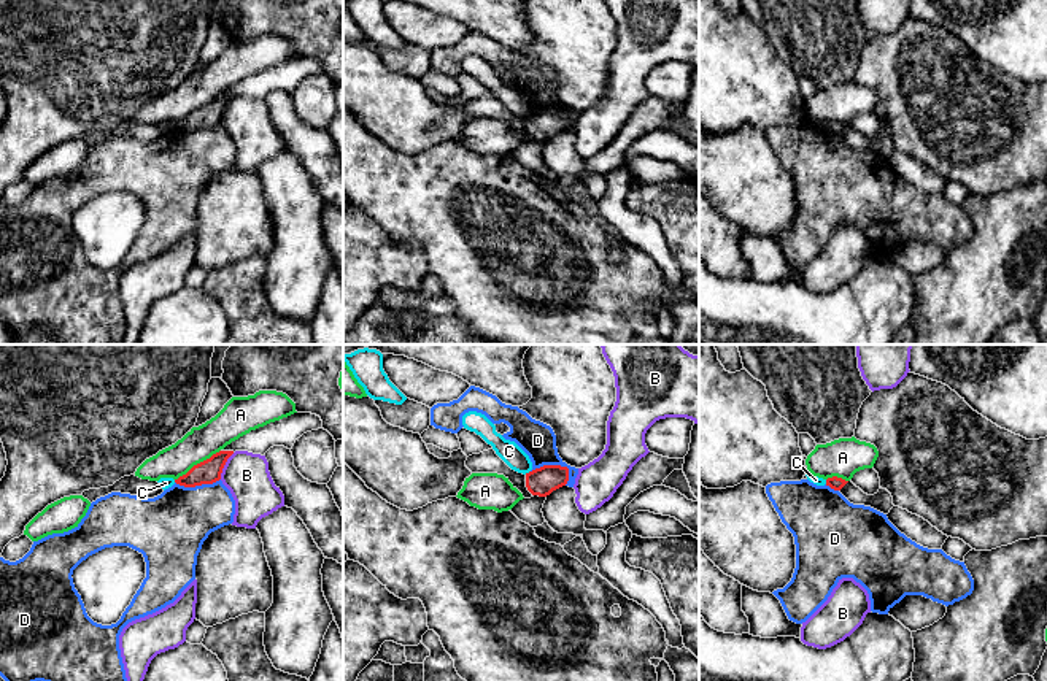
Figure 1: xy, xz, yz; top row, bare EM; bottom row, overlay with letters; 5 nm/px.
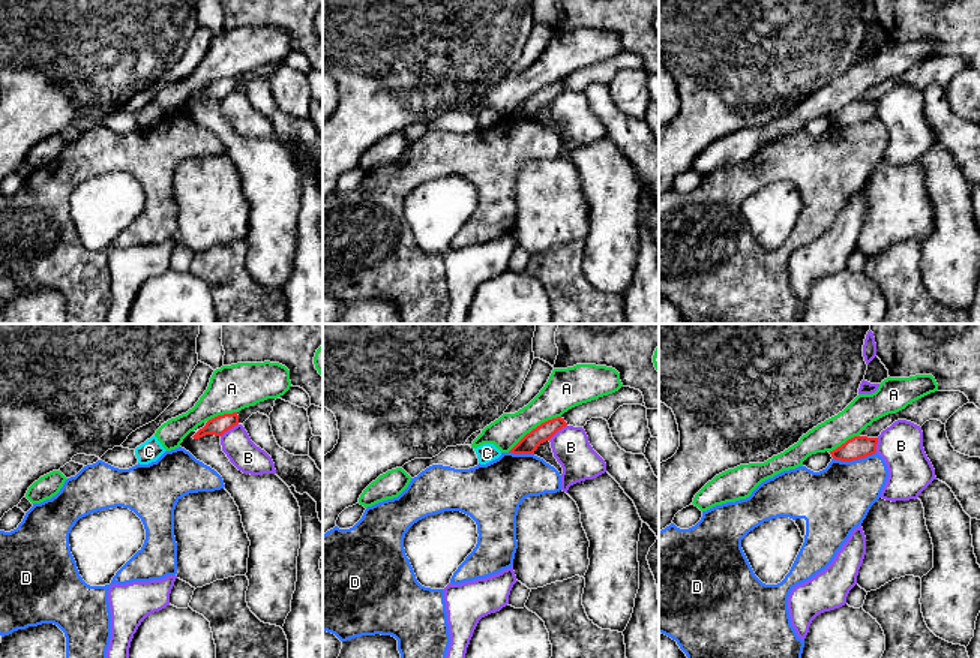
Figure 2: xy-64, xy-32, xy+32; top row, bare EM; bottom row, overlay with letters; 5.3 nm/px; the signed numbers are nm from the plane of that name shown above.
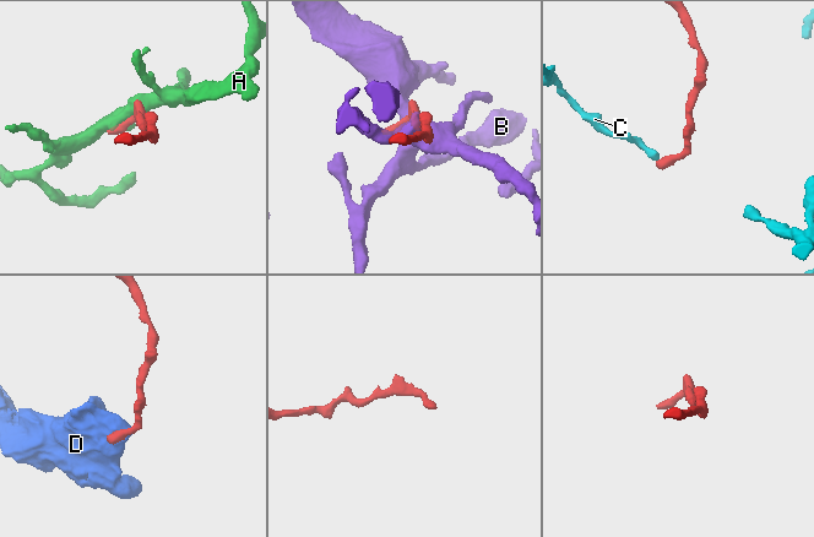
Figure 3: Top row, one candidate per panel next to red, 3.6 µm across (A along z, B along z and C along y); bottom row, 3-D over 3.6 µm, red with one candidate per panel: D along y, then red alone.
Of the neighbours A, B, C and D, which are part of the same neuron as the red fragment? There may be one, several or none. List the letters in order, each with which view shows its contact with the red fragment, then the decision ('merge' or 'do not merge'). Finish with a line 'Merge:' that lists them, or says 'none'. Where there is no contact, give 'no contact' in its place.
A: xy | do not merge
B: xy | do not merge
C: xz | do not merge
D: xz | do not merge
Merge: none

